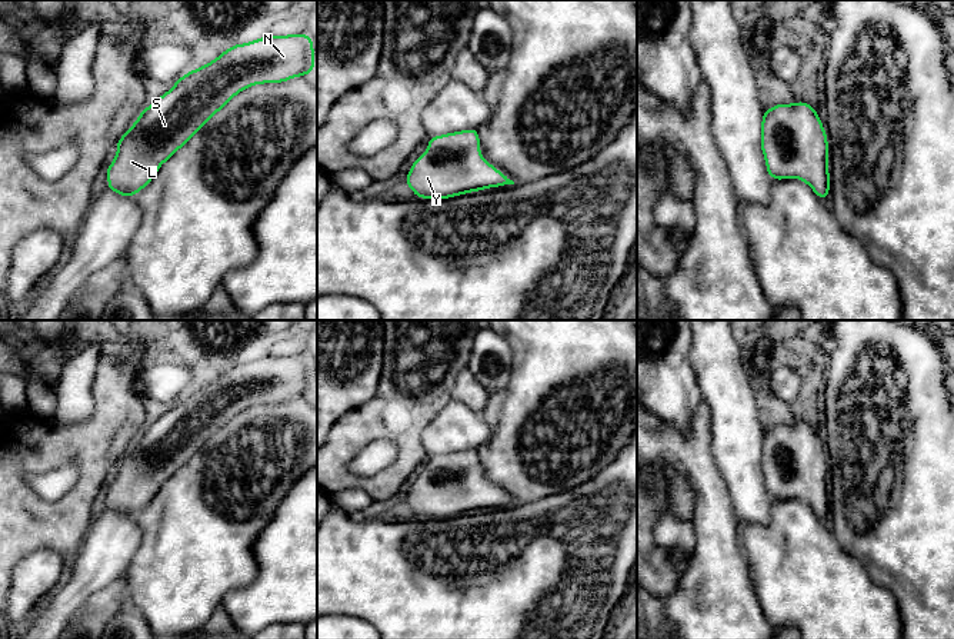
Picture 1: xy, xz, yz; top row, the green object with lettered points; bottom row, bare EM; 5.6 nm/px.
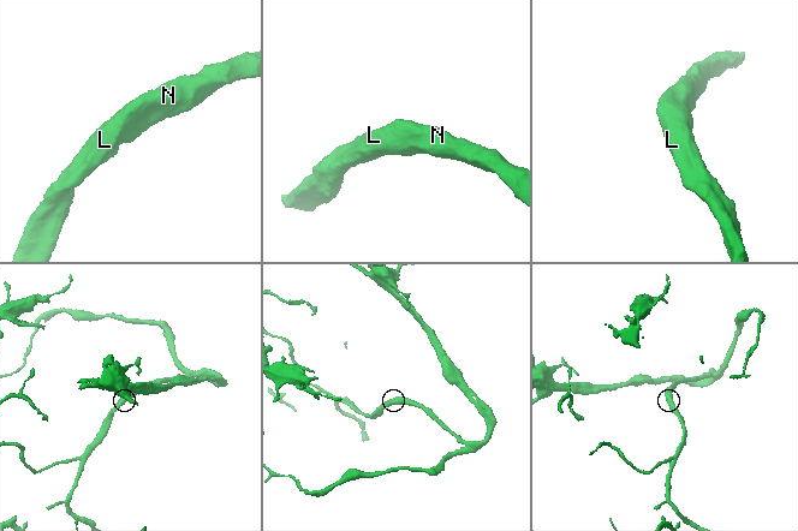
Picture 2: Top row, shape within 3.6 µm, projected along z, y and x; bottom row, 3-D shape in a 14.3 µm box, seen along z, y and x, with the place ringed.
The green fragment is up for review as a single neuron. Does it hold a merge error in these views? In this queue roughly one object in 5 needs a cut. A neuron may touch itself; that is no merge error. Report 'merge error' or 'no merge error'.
no merge error

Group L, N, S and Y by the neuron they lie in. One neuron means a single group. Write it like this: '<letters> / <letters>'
L N S Y

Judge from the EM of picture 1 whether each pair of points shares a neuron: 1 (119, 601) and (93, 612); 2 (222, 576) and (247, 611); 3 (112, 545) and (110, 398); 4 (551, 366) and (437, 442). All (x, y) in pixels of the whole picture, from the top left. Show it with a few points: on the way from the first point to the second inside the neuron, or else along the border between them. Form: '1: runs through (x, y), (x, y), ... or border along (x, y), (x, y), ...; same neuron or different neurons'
1: runs through (113, 601), (109, 601), (99, 609); same neuron
2: border along (259, 571), (247, 585), (229, 591), (220, 603); different neurons
3: border along (104, 495), (99, 502); different neurons
4: border along (480, 412), (490, 429), (490, 436), (479, 446); different neurons

